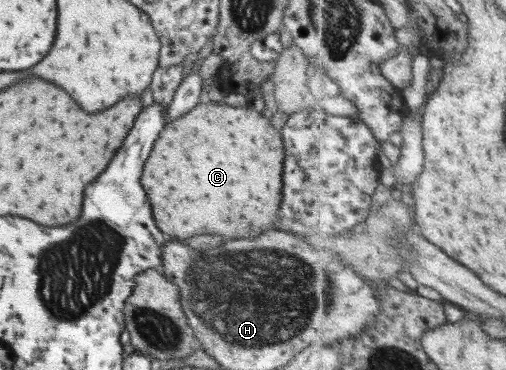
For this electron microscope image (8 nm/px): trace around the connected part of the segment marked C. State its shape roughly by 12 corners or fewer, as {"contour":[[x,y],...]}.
{"contour":[[200,101],[139,178],[155,226],[255,238],[283,144],[250,106]]}

